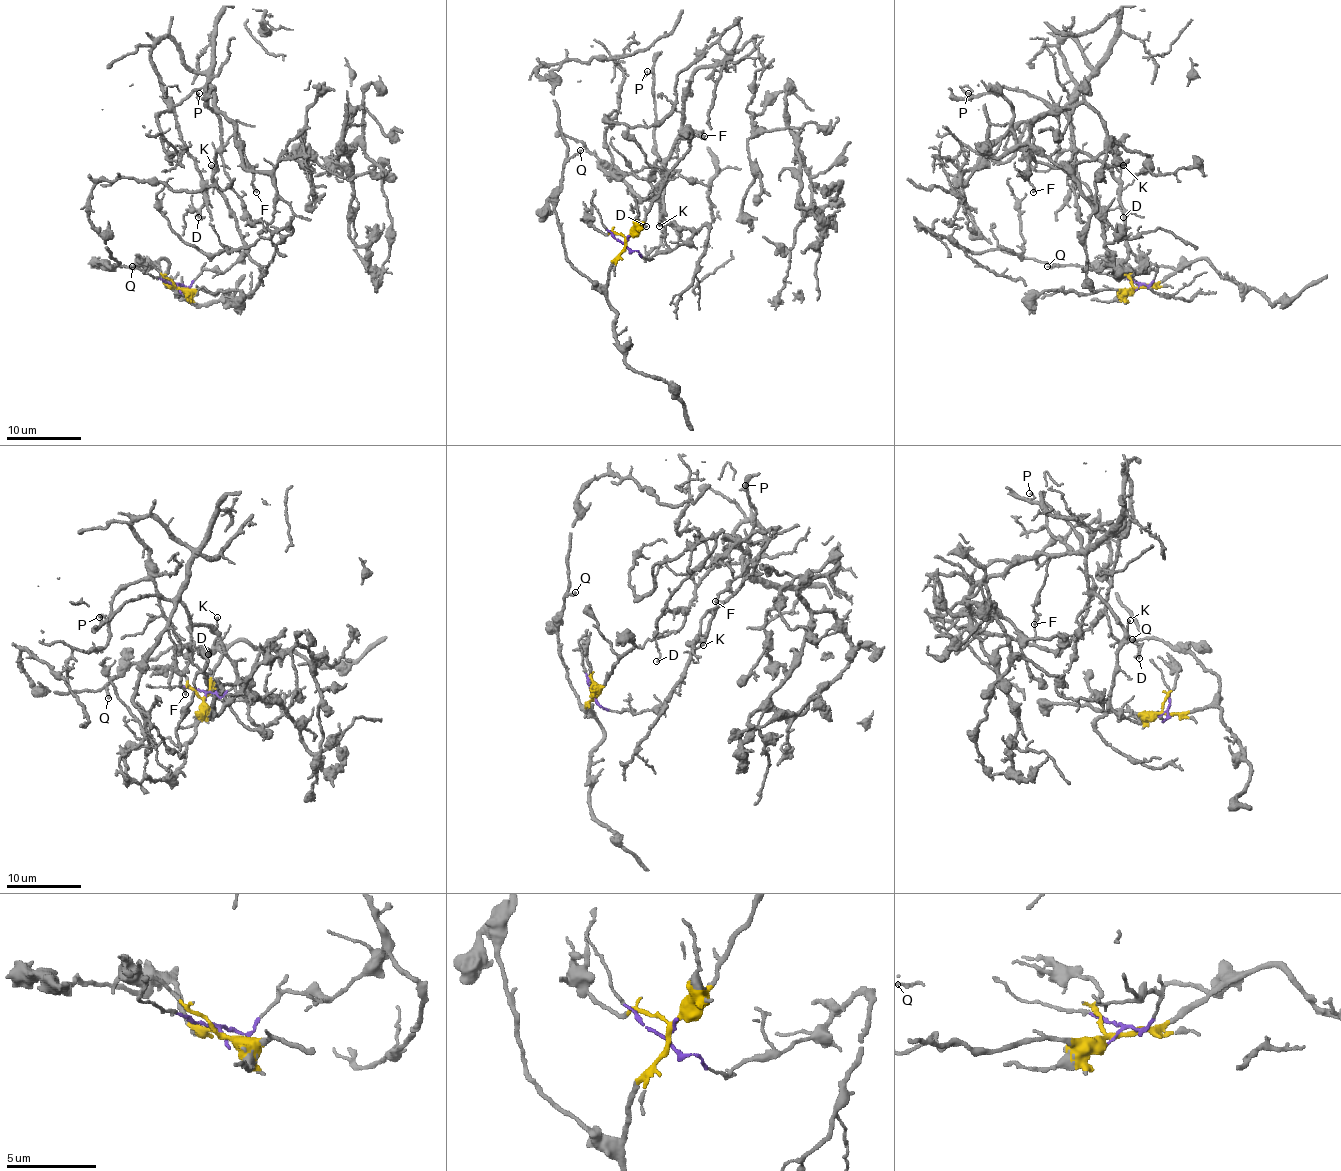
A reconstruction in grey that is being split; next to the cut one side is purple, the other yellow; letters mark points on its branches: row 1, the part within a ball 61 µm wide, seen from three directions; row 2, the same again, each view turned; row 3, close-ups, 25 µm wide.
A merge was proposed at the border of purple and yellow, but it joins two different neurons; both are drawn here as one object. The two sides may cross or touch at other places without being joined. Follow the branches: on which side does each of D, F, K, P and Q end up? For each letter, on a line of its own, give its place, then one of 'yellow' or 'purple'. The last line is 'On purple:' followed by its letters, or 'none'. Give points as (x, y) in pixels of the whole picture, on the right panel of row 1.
D: place (1123, 217); purple
F: place (1033, 192); purple
K: place (1123, 165); purple
P: place (968, 93); purple
Q: place (1047, 266); yellow
On purple: D, F, K, P

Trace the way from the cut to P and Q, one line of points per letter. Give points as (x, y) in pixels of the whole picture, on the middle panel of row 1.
P: (626, 241), (650, 258), (691, 236), (663, 222), (669, 172), (654, 142), (646, 70)
Q: (626, 241), (605, 284), (594, 284), (567, 258), (554, 191), (560, 185), (562, 166), (581, 149)

